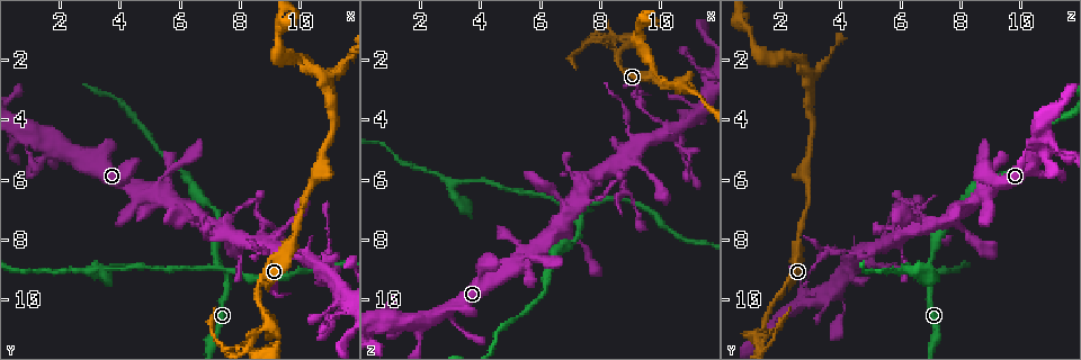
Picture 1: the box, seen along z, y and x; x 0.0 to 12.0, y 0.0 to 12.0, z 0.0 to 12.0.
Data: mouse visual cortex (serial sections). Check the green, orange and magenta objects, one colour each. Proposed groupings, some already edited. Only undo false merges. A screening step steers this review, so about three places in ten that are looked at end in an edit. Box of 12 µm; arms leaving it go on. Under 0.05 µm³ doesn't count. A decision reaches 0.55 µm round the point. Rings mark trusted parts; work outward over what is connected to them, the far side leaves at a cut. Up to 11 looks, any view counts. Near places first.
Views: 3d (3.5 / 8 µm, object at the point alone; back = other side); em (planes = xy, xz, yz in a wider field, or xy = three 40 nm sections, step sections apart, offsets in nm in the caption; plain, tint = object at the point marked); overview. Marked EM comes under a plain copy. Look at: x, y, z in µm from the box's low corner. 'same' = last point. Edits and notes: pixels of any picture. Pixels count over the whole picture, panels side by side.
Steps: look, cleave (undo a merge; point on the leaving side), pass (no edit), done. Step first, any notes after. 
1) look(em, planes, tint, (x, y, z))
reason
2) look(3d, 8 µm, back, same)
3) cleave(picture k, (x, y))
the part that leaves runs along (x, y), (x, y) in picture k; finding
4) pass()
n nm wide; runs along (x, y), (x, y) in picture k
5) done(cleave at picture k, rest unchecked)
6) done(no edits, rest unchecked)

look(3d, 3.5 µm, back, (8.9, 10.7, 1.4))
three-way junction

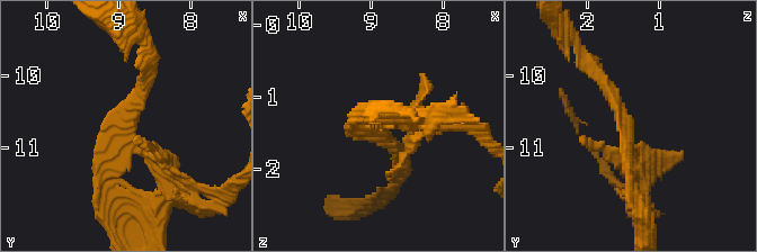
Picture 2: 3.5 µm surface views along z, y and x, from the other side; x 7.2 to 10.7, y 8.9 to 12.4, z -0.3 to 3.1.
pass()
arms of 150, 200, 200 nm; one cell here

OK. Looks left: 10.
look(3d, 3.5 µm, back, (7.5, 9.0, 7.0))
four arms meet

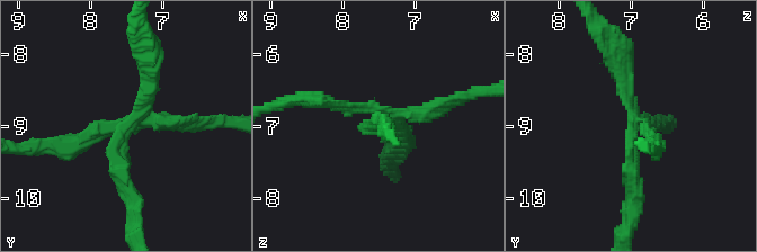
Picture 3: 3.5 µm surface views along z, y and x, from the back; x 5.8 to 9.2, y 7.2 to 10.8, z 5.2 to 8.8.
cleave(picture 3, (441, 108))
arms of 200, 200, 200, 250 nm; the part that leaves runs along (391, 116), (422, 116), (488, 90) in picture 3; a second cell is stuck on

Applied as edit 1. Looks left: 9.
look(overview)
see it whole again

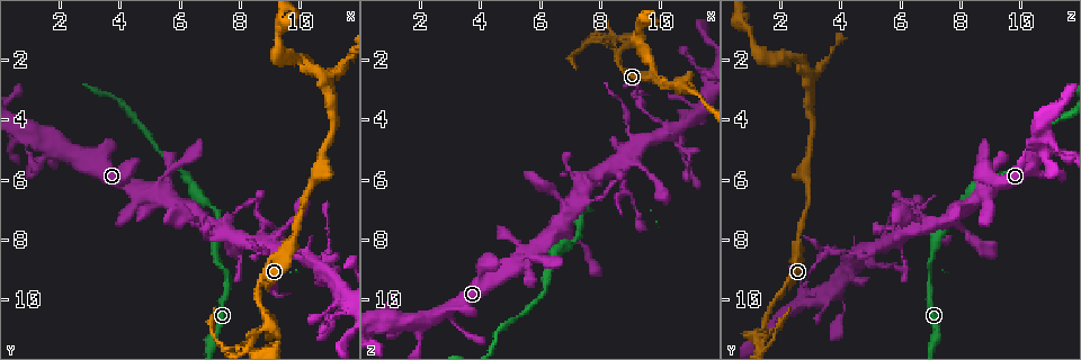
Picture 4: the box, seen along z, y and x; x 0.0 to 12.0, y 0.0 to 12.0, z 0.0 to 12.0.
look(3d, 8 µm, (8.8, 8.3, 5.3))

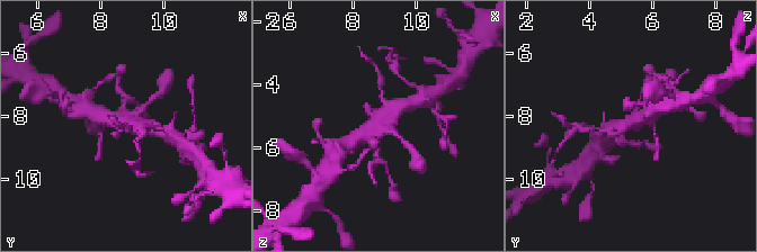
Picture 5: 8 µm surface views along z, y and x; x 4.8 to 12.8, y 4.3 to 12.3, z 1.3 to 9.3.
look(em, xy, step 1, tint, (8.7, 8.3, 5.3))
need the tissue

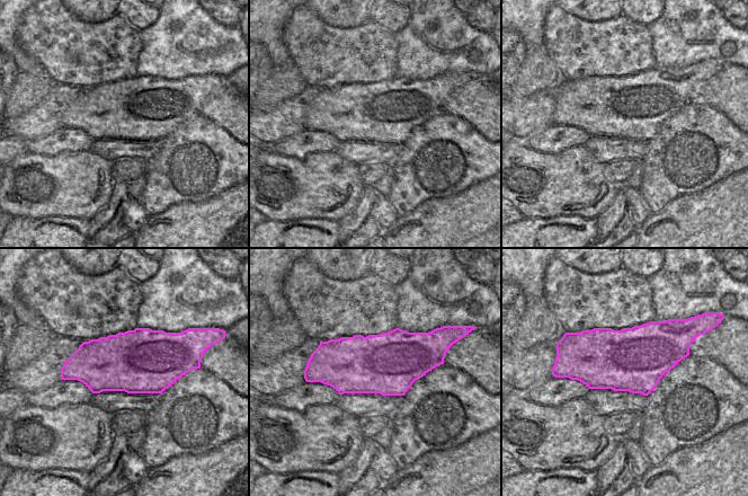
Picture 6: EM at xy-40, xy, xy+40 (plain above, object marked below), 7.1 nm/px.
pass()
runs along (352, 142), (404, 106) in picture 5; one cell here

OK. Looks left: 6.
look(3d, 8 µm, (10.4, 8.6, 4.5))
thin arm on a thick one

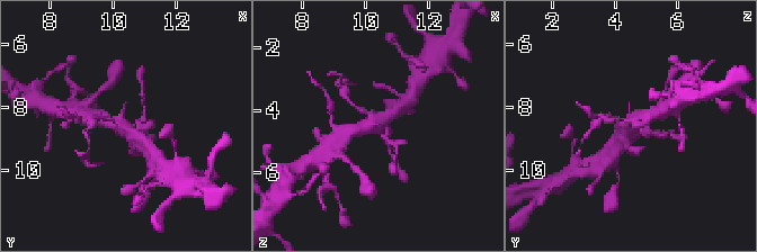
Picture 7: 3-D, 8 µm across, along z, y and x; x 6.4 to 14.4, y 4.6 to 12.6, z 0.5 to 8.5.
look(em, xy, step 3, tint, (10.3, 8.6, 4.5))

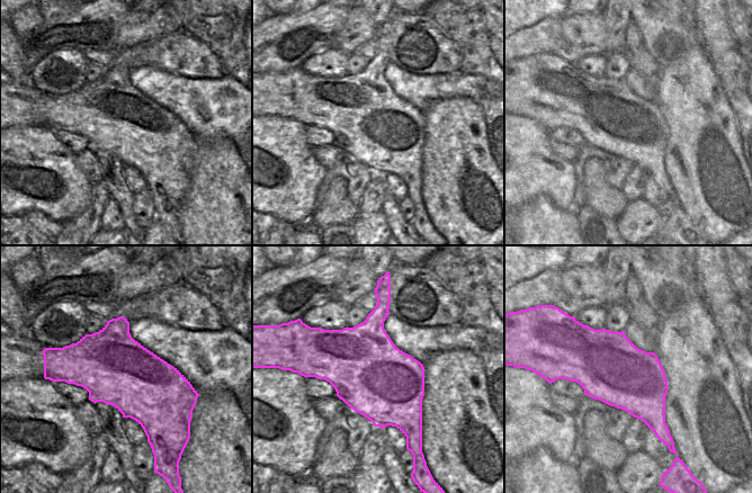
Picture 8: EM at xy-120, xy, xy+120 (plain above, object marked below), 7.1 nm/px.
cleave(picture 7, (346, 93))
the part that leaves runs along (364, 111), (345, 97), (340, 80) in picture 7; a second cell is stuck on

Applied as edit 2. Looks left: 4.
look(overview)
redraw

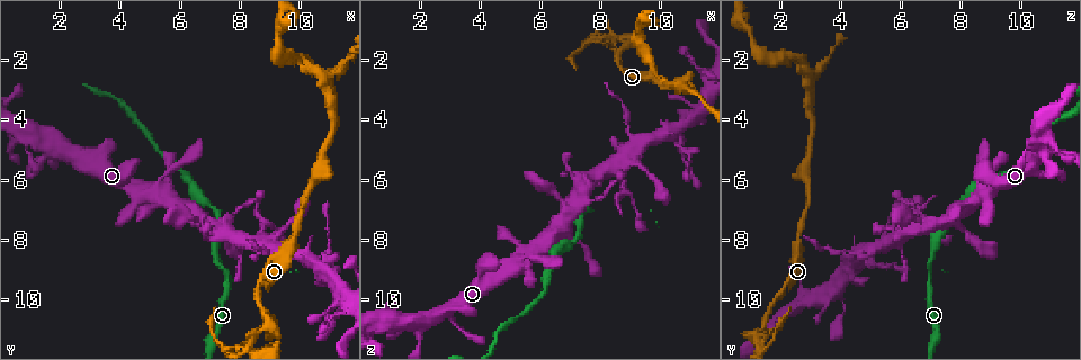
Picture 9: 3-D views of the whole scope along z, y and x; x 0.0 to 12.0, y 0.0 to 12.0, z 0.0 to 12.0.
look(3d, 8 µm, (10.8, 2.6, 3.0))
a fork

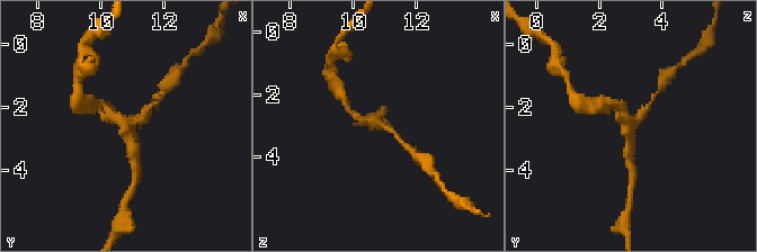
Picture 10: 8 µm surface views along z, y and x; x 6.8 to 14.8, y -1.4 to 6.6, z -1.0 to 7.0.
look(em, xy, step 5, tint, (10.8, 2.7, 2.9))
3 arms; arms of 150, 200, 200 nm

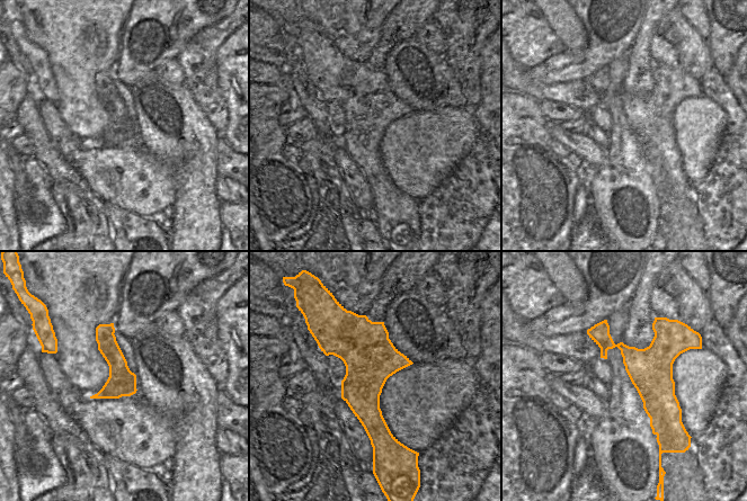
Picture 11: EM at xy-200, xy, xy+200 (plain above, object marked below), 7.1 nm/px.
pass()
runs along (343, 311), (384, 452) in picture 11; one cell here

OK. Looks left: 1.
done(cleave at picture 3, cleave at picture 7, rest unchecked)

